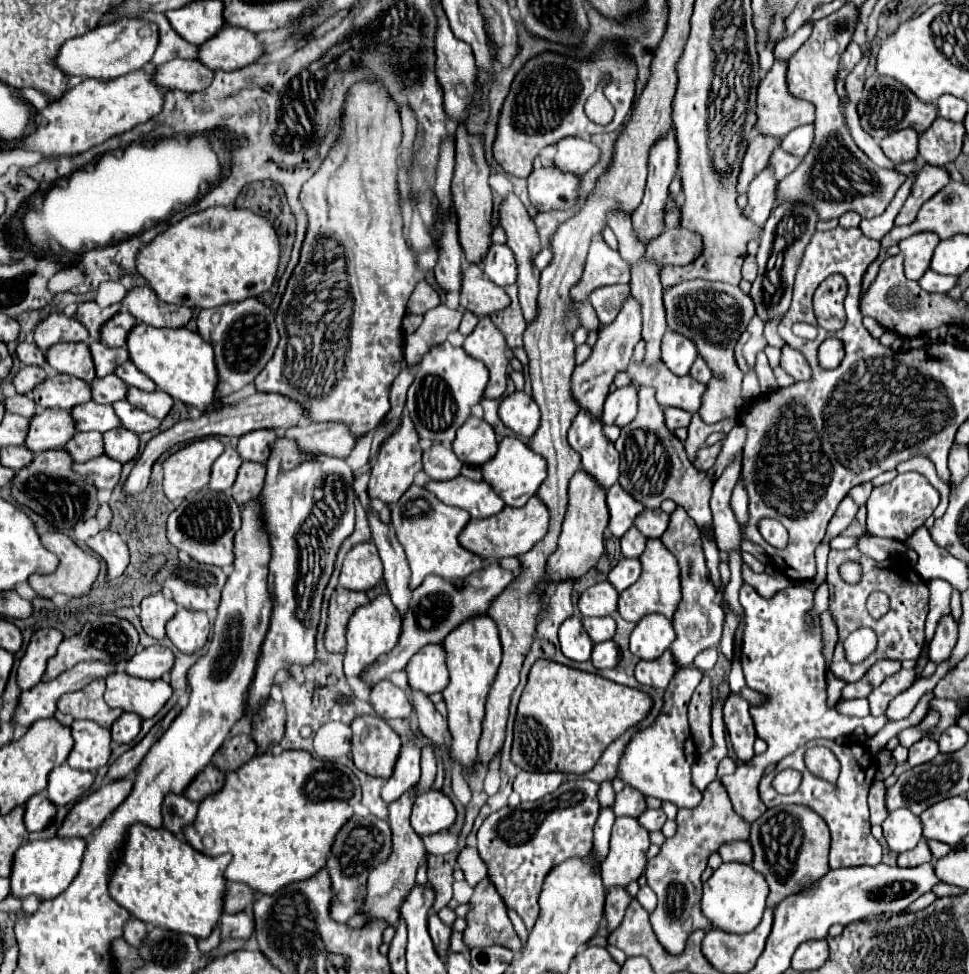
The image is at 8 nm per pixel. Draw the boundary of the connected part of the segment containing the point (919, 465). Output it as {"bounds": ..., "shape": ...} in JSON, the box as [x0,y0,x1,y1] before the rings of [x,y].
{"bounds":[896,456,950,518],"shape":[[[914,456],[914,458],[910,458],[910,460],[902,462],[902,464],[898,464],[896,470],[898,470],[900,474],[902,474],[902,472],[908,472],[908,470],[914,470],[914,472],[920,472],[922,476],[926,476],[928,482],[940,492],[940,504],[938,504],[938,508],[934,510],[934,518],[940,518],[940,516],[946,512],[950,488],[938,478],[936,468],[934,468],[934,464],[932,464],[928,458],[924,458],[924,456]]]}

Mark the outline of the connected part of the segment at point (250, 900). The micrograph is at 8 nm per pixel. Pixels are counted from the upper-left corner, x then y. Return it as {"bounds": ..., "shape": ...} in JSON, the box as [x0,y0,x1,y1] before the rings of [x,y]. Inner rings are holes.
{"bounds":[224,882,256,914],"shape":[[[228,882],[228,890],[224,896],[224,910],[228,914],[238,914],[248,910],[256,900],[256,892],[246,886],[246,884],[238,884],[238,882]]]}

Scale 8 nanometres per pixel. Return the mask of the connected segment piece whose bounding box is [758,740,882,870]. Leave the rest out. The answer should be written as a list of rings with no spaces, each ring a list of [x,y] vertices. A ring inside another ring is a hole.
[[[816,740],[816,742],[812,742],[812,746],[826,746],[836,754],[836,758],[842,764],[838,782],[830,784],[826,780],[814,778],[803,765],[803,756],[807,749],[802,746],[782,759],[776,765],[773,773],[762,777],[758,788],[762,802],[766,804],[766,808],[774,808],[774,806],[780,806],[780,804],[802,804],[802,806],[808,806],[810,810],[814,810],[816,814],[820,814],[824,818],[824,822],[828,824],[830,834],[832,834],[832,848],[830,848],[830,868],[832,870],[834,868],[850,868],[850,866],[876,866],[882,858],[882,848],[874,840],[874,836],[870,834],[868,802],[866,802],[868,790],[870,790],[874,774],[876,774],[876,764],[864,764],[862,766],[858,762],[858,758],[854,756],[852,746],[850,744],[836,744],[836,740]],[[787,768],[800,770],[802,782],[800,782],[800,786],[794,794],[782,796],[772,788],[771,782],[777,773]]]

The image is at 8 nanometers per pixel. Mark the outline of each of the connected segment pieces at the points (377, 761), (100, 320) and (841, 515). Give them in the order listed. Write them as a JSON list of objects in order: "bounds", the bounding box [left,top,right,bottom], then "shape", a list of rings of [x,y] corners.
[{"bounds":[350,716,402,778],"shape":[[[358,716],[350,728],[356,768],[370,776],[390,778],[402,748],[400,736],[378,716]]]},{"bounds":[76,302,120,340],"shape":[[[84,302],[84,304],[78,304],[76,320],[86,326],[86,330],[90,332],[90,338],[92,338],[92,340],[100,340],[100,330],[102,330],[102,326],[104,326],[118,310],[120,310],[120,304],[108,306],[108,308],[100,308],[96,302]]]},{"bounds":[826,496,860,540],"shape":[[[846,496],[846,498],[842,500],[842,506],[838,506],[838,510],[836,510],[834,518],[832,518],[832,520],[830,520],[830,524],[828,524],[826,540],[830,540],[830,538],[834,538],[834,536],[842,534],[842,532],[850,526],[850,522],[854,520],[854,516],[856,516],[858,508],[860,508],[860,506],[858,506],[850,496]]]}]

